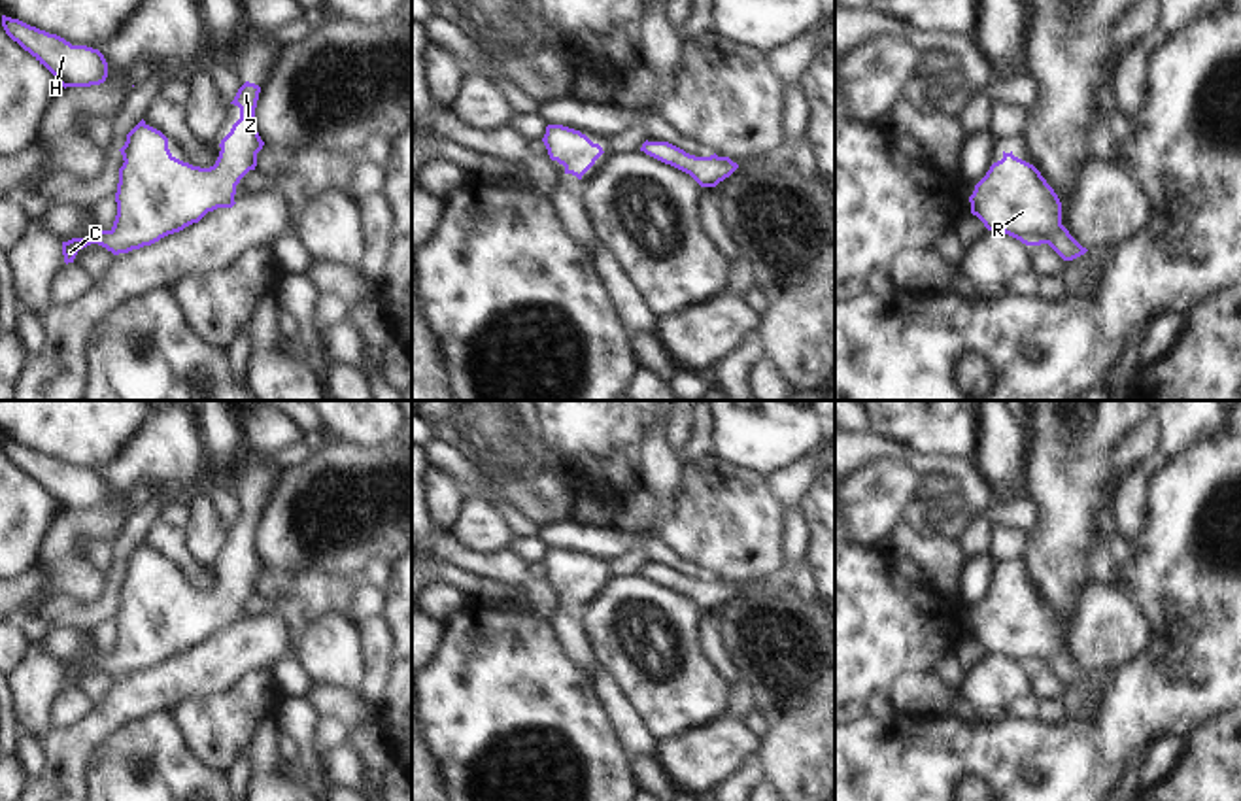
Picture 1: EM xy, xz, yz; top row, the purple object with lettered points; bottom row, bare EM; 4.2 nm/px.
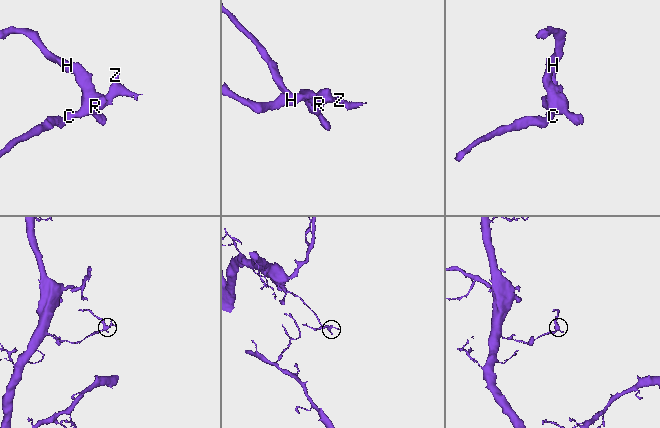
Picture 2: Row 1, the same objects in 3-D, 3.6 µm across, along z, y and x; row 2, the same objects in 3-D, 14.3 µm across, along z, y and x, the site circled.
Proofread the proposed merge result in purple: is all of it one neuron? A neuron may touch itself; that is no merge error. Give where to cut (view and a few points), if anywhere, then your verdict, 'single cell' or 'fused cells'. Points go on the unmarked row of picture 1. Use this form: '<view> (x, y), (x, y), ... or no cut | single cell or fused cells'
no cut | single cell

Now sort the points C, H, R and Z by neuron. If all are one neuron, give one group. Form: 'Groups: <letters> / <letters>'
Groups: C H R Z

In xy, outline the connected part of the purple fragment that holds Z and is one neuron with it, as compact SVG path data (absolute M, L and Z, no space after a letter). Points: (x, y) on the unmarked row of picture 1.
M249 504L238 512L230 527L240 531L240 542L221 563L210 591L176 582L168 561L142 542L119 572L125 586L119 591L113 650L62 665L64 686L74 686L77 674L91 667L113 678L128 676L198 646L208 635L232 631L236 608L255 593L264 569L255 550L259 516L261 510Z

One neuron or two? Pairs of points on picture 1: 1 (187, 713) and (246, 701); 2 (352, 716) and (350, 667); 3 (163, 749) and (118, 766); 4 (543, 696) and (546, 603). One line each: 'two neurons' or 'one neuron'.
1: one neuron
2: two neurons
3: one neuron
4: two neurons

